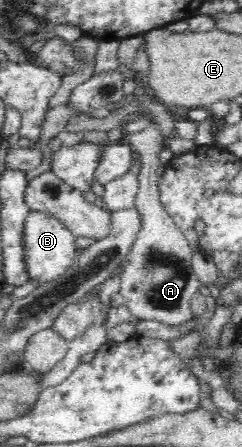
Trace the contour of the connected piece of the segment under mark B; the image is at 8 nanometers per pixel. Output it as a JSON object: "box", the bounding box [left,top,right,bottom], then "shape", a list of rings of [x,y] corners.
{"box":[25,210,82,284],"shape":[[[30,210],[25,220],[25,263],[29,269],[31,281],[43,284],[56,279],[75,258],[76,250],[82,244],[66,226],[63,226],[57,218],[41,211]]]}

